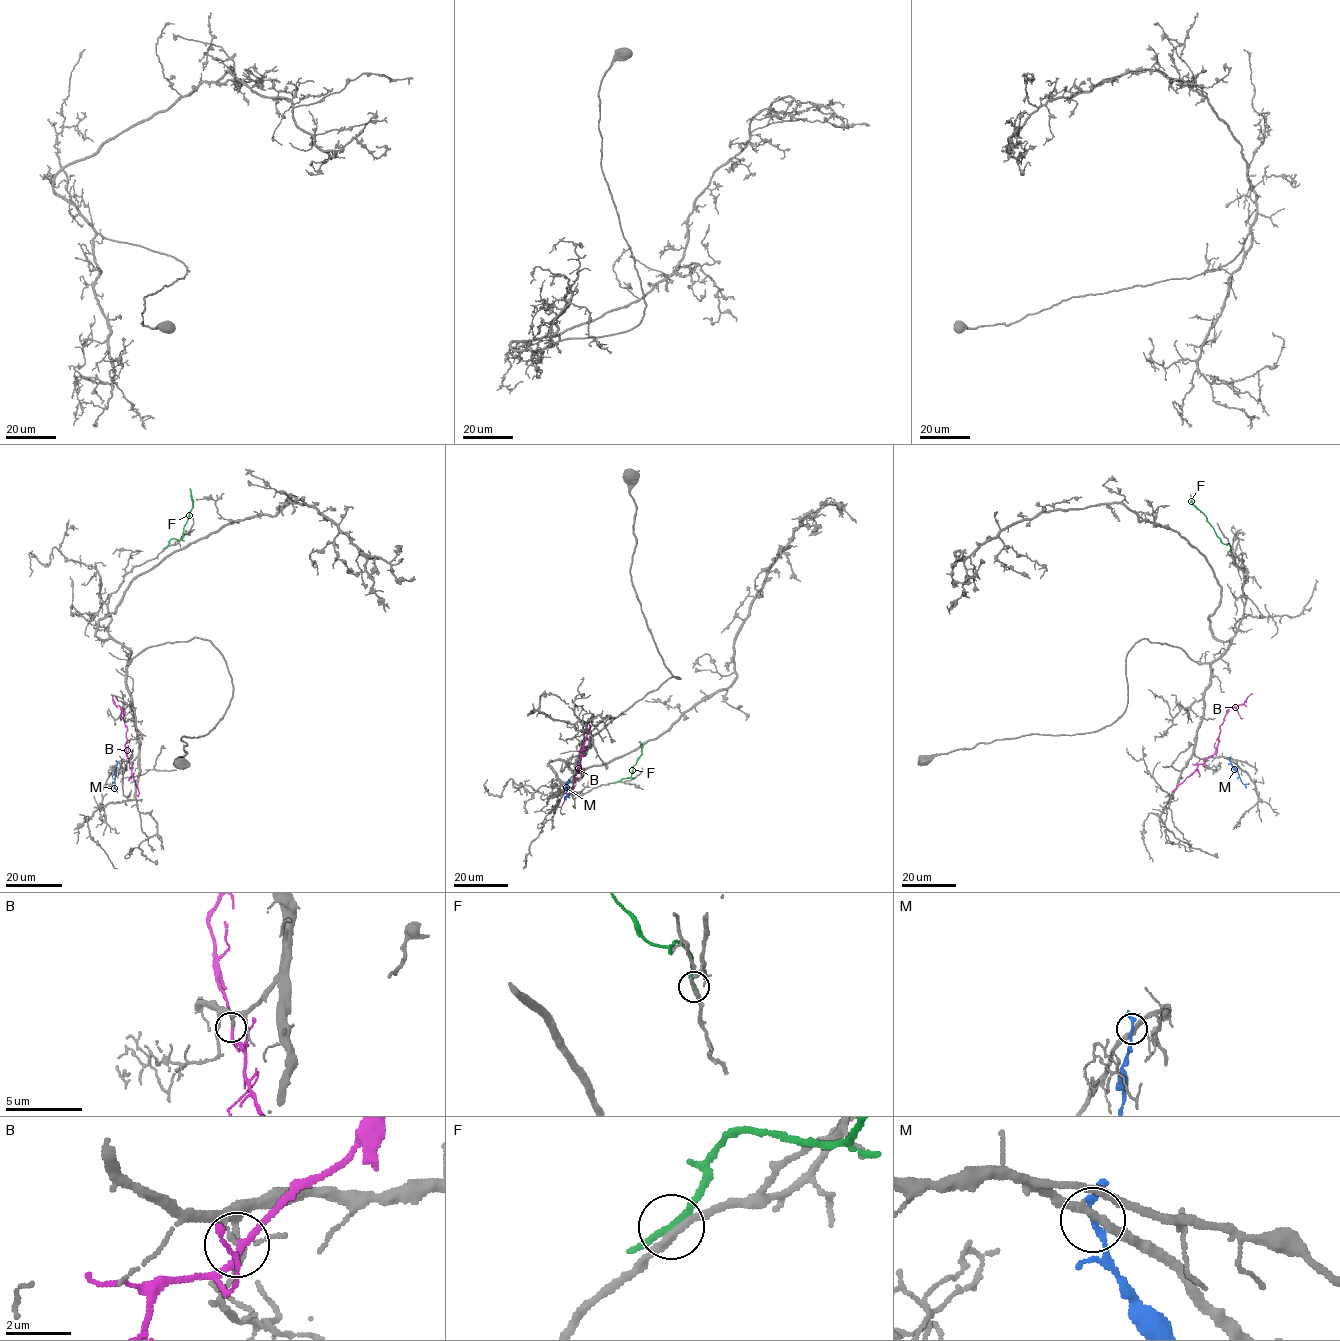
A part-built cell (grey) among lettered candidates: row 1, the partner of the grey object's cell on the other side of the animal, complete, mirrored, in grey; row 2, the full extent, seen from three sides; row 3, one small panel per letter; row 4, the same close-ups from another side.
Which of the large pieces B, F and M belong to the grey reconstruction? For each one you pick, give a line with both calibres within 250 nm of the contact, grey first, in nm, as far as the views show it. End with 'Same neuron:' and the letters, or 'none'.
B: calibres 130 and 180 nm
Same neuron: B

